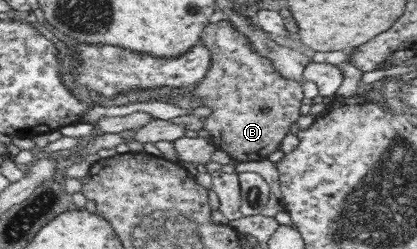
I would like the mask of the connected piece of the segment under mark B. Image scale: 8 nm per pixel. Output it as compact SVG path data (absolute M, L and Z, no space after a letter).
M223 19L218 23L209 23L200 36L203 47L207 47L210 53L210 69L206 72L203 80L189 90L192 99L199 101L199 104L192 108L207 107L210 114L199 117L202 127L209 132L209 141L218 150L225 151L229 157L237 162L261 161L269 159L270 155L277 150L281 150L284 138L291 134L291 126L295 124L303 99L303 88L298 82L289 80L275 68L271 60L259 55L249 42L247 36L234 29L233 23L229 19Z

